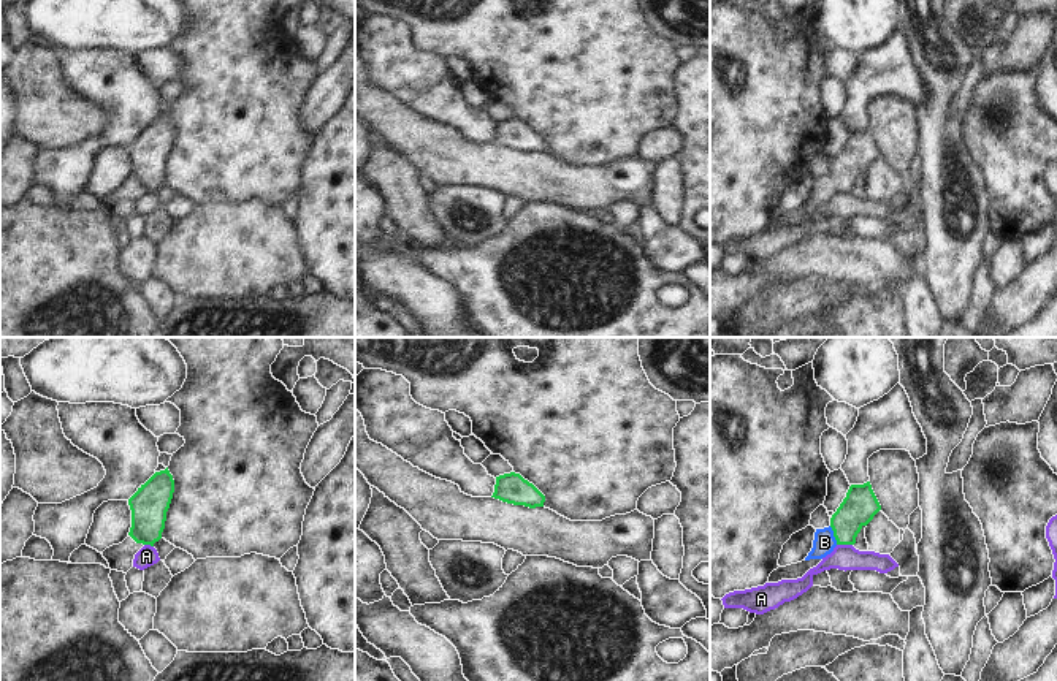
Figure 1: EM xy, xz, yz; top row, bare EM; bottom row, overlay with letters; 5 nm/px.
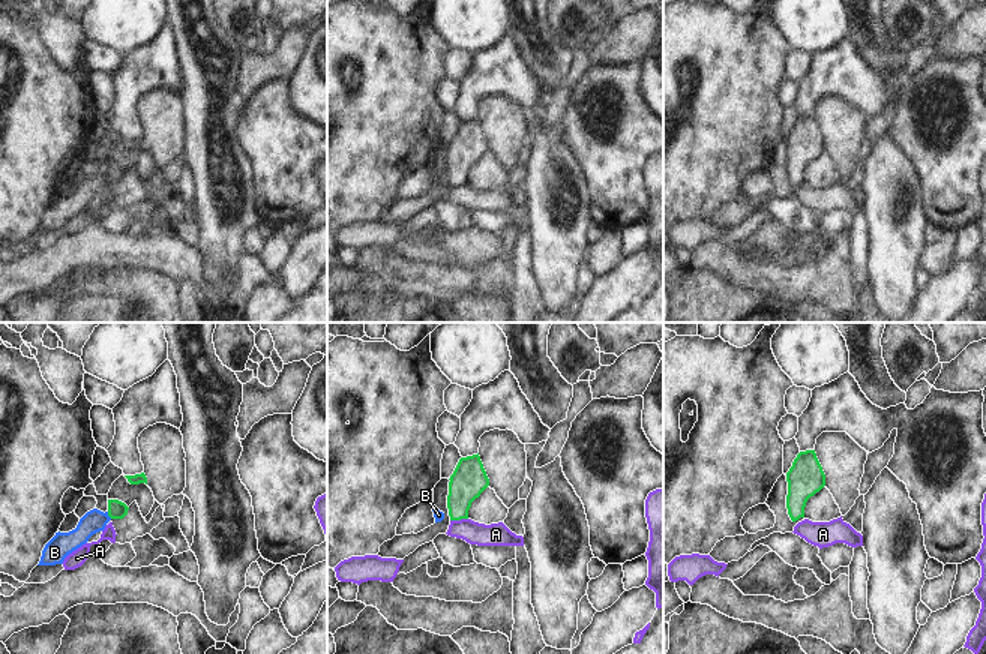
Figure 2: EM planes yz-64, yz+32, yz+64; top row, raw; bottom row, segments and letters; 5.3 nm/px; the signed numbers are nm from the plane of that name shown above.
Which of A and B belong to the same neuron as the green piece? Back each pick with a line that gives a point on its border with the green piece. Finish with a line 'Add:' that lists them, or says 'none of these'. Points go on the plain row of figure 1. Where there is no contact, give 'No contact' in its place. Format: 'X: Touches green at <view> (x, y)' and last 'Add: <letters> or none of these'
B: Touches green at yz (834, 181)
Add: B.

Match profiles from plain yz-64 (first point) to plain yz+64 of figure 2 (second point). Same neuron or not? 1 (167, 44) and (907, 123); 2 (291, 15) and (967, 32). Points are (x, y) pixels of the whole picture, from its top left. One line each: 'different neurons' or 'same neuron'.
1: same neuron
2: different neurons

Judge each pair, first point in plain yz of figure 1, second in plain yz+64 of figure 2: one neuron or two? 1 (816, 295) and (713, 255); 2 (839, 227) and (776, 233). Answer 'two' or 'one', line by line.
1: one
2: two

